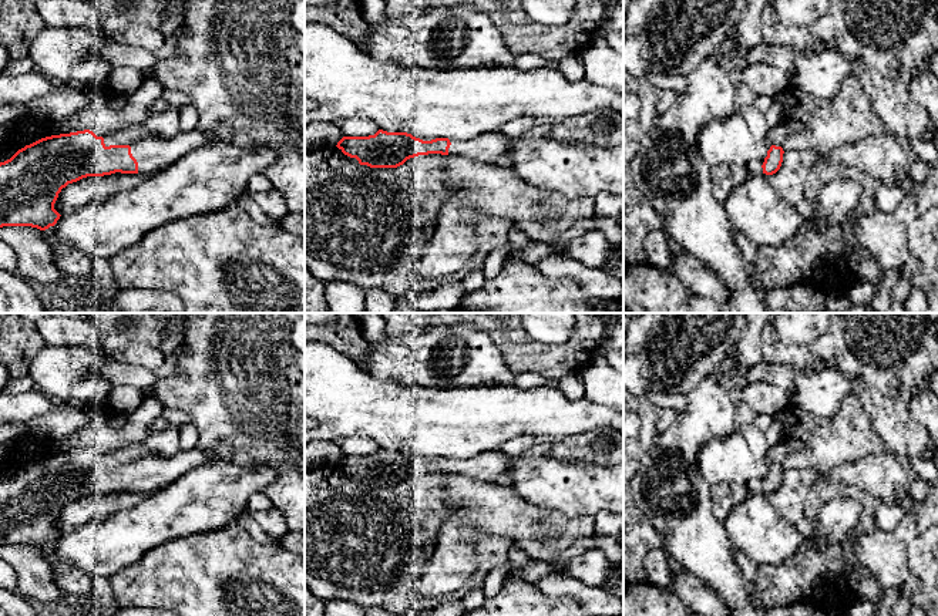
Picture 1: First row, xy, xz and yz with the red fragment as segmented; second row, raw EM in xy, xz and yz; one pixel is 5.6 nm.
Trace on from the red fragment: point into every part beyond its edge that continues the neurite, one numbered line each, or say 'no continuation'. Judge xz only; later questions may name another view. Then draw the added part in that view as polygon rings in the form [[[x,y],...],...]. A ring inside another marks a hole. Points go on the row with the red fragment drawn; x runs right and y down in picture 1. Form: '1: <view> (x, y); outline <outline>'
1: xz (493, 150); outline [[[478,135],[468,139],[450,138],[448,155],[458,155],[471,161],[511,168],[508,151],[514,139],[505,135]]]

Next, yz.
1: yz (776, 135); outline [[[784,121],[770,128],[766,137],[767,149],[770,149],[771,145],[781,147],[787,135],[789,135],[789,128]]]

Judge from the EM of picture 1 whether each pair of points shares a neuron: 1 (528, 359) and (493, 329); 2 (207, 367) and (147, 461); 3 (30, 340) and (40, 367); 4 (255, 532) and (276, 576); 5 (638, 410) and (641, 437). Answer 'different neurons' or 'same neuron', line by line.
1: same neuron
2: different neurons
3: different neurons
4: different neurons
5: same neuron

